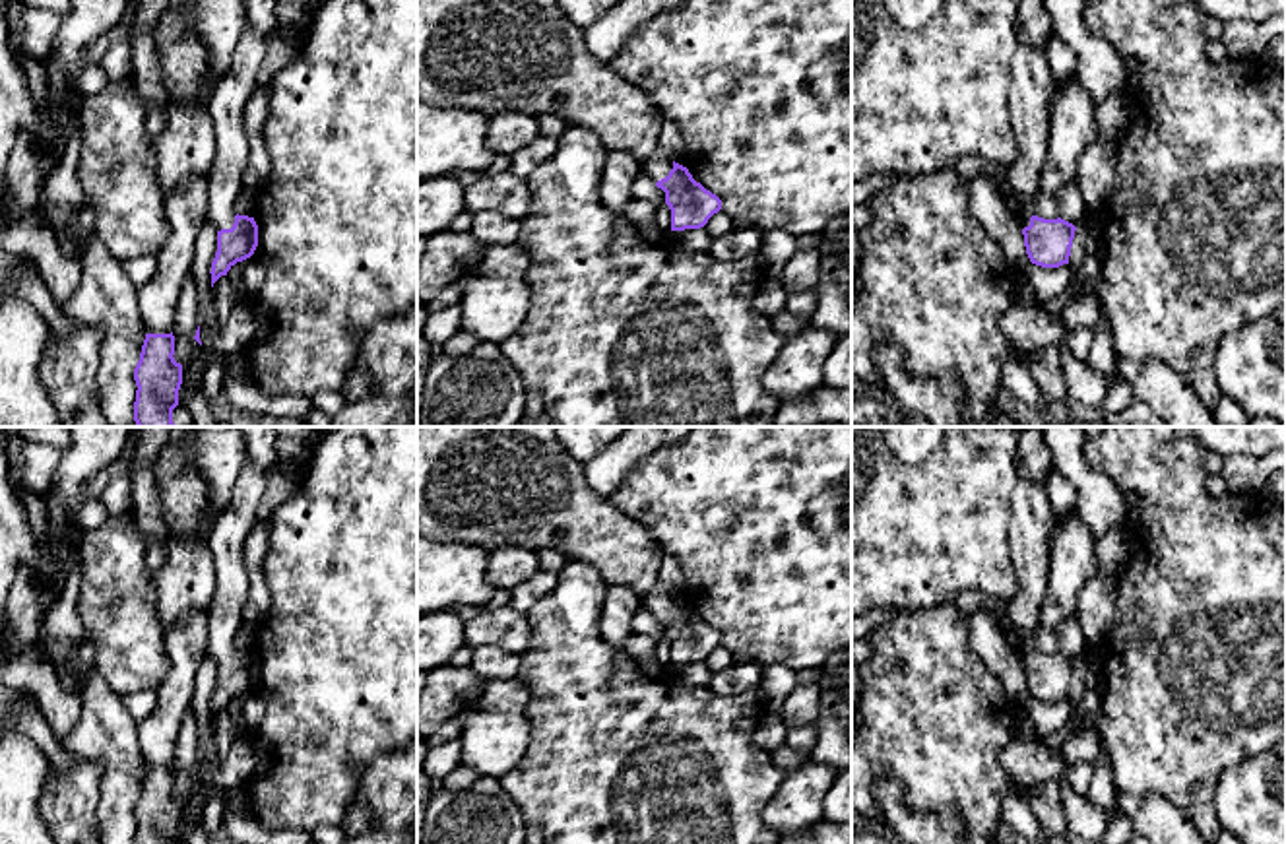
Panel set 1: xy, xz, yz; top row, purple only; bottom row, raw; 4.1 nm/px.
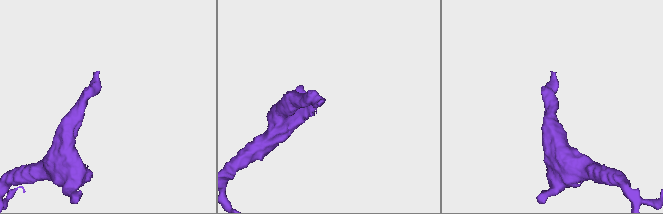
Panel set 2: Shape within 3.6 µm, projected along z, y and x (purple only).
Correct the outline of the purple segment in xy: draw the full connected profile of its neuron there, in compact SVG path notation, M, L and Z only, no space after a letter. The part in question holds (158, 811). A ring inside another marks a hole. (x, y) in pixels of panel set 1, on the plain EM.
M145 768L140 795L134 803L134 844L175 844L182 819L182 799L175 795L175 770Z

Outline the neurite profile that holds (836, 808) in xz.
M852 768L840 770L822 803L822 821L852 825Z

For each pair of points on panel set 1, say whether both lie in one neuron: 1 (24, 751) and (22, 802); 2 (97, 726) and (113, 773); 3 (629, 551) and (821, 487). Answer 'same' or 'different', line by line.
1: same
2: same
3: different

